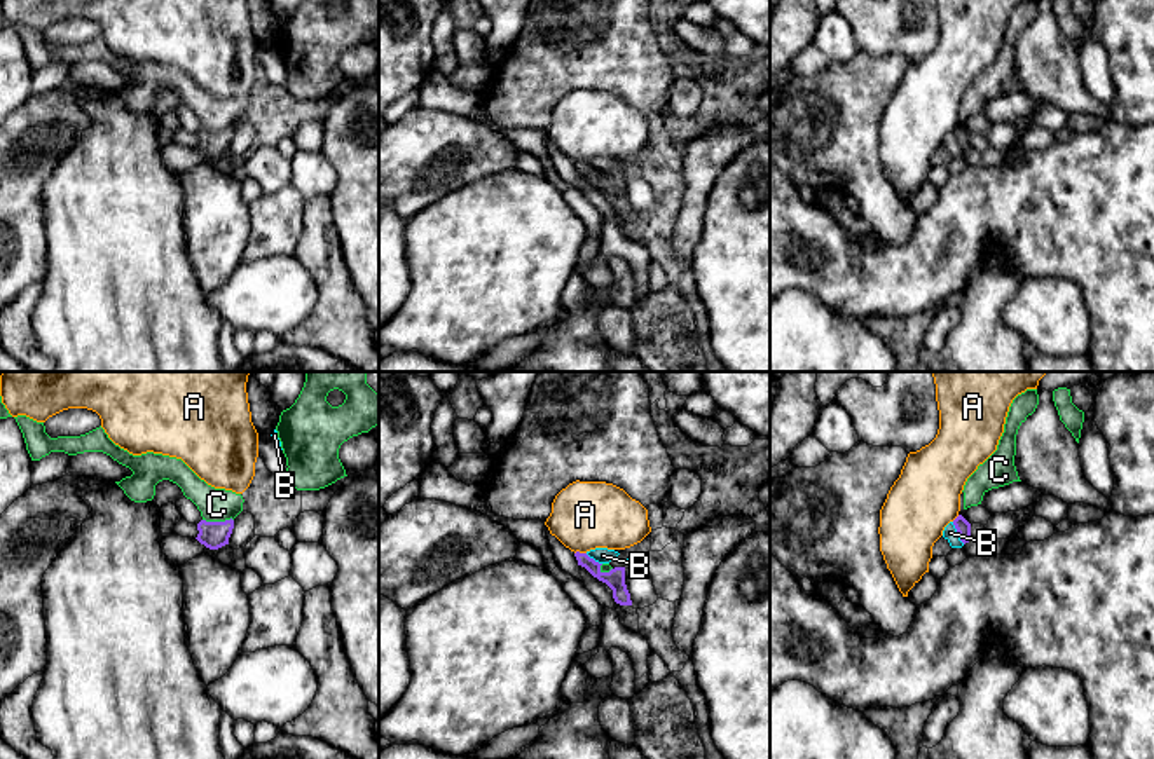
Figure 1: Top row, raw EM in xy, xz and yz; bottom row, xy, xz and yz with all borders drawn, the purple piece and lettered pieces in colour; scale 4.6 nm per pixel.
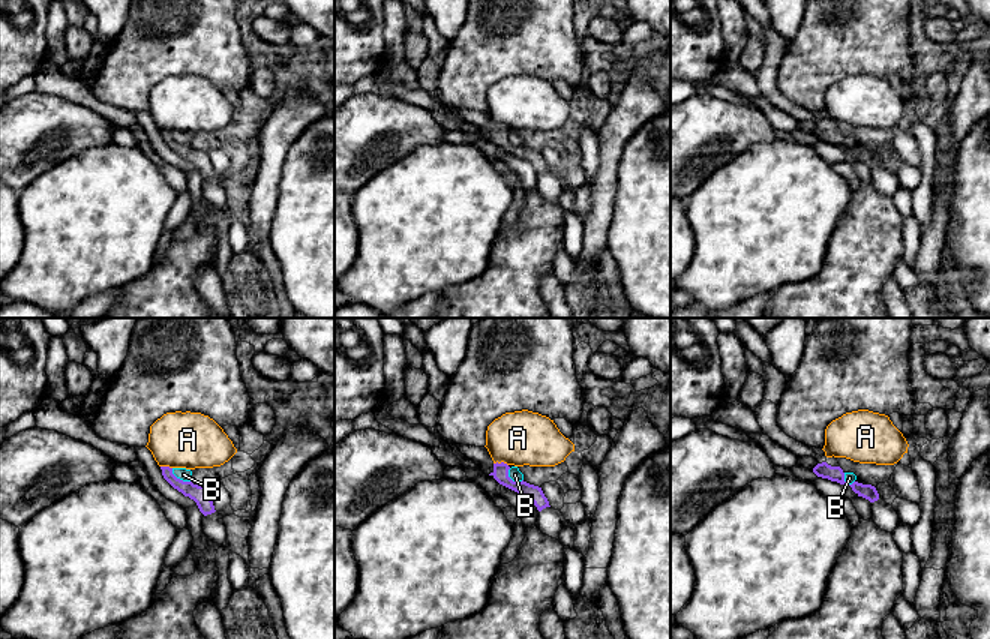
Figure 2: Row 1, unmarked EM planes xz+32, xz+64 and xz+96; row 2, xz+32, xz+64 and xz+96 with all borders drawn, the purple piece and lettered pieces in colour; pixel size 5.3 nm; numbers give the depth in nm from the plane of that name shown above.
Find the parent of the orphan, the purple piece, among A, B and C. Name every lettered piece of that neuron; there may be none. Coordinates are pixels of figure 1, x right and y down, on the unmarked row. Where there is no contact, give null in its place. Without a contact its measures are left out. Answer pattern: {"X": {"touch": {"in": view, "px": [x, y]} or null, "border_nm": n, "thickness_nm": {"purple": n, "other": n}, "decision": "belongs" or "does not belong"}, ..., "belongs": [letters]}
{"A": {"touch": {"in": "xz", "px": [578, 161]}, "border_nm": 60, "thickness_nm": {"purple": 90, "other": 320}, "decision": "does not belong"}, "B": {"touch": {"in": "yz", "px": [957, 140]}, "border_nm": 120, "thickness_nm": {"purple": 70, "other": 70}, "decision": "belongs"}, "C": {"touch": {"in": "xy", "px": [219, 131]}, "border_nm": 140, "thickness_nm": {"purple": 130, "other": 160}, "decision": "does not belong"}, "belongs": ["B"]}

